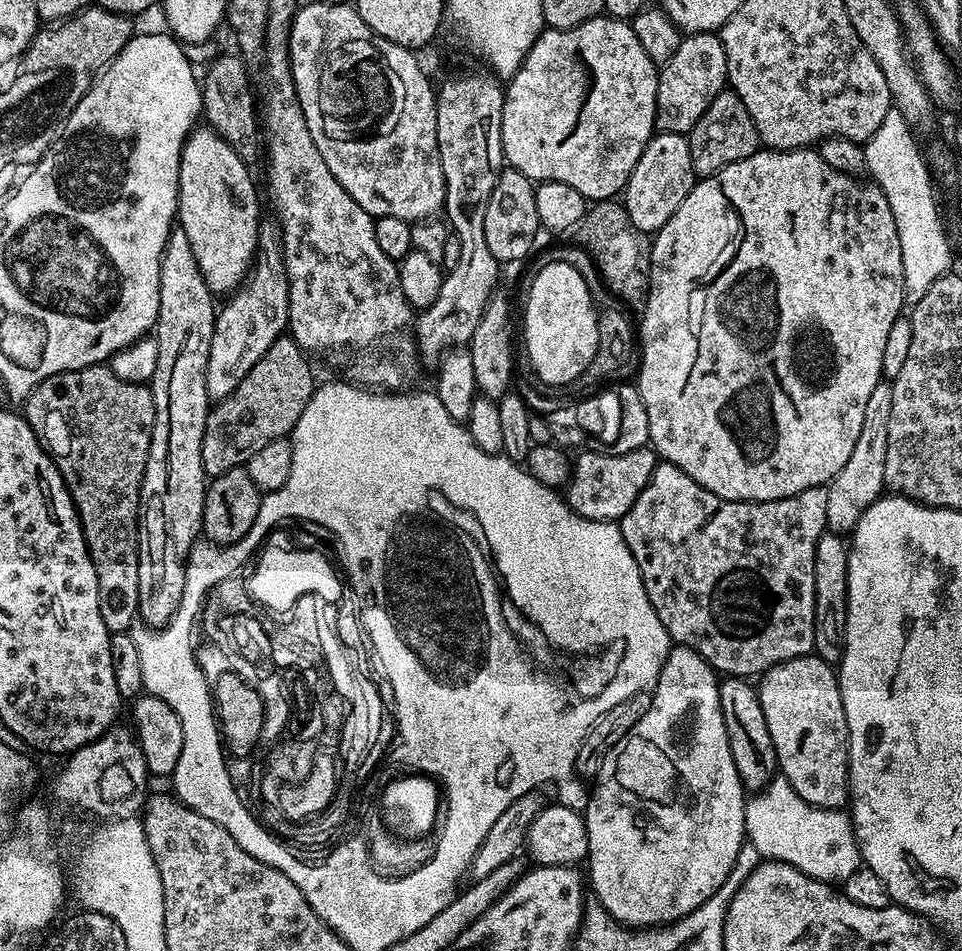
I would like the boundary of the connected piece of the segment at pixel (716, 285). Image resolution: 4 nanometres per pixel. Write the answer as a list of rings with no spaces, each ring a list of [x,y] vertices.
[[[793,148],[790,152],[761,150],[750,154],[750,158],[742,158],[738,162],[730,162],[730,166],[726,166],[716,173],[722,174],[722,186],[724,186],[726,194],[734,194],[734,198],[736,198],[736,230],[734,230],[728,246],[722,252],[722,254],[732,254],[732,258],[722,262],[722,268],[718,268],[720,274],[708,274],[708,226],[706,226],[704,248],[702,248],[702,226],[686,230],[688,238],[694,238],[694,242],[692,240],[682,240],[680,242],[680,244],[686,244],[686,248],[690,248],[690,250],[692,250],[692,244],[694,244],[694,264],[688,262],[686,266],[682,266],[682,262],[680,262],[681,266],[674,268],[676,262],[652,258],[652,285],[648,291],[648,304],[642,310],[644,321],[638,324],[638,340],[642,345],[642,355],[638,360],[638,377],[640,376],[638,387],[642,402],[646,406],[646,418],[650,422],[648,439],[651,447],[667,463],[678,466],[678,470],[682,470],[687,476],[694,478],[694,482],[698,482],[698,486],[710,490],[715,496],[720,497],[721,501],[781,500],[787,496],[798,494],[807,488],[818,488],[827,485],[836,477],[838,470],[842,470],[842,466],[846,466],[851,452],[861,443],[860,435],[864,432],[864,419],[868,416],[868,403],[871,402],[872,395],[876,392],[876,387],[882,384],[882,377],[884,375],[882,370],[882,353],[886,347],[886,338],[890,335],[890,326],[894,326],[894,322],[902,315],[906,308],[904,302],[904,279],[902,278],[902,246],[898,246],[898,226],[894,226],[894,214],[890,214],[890,206],[886,202],[882,189],[877,188],[875,183],[872,182],[859,184],[861,181],[857,177],[847,176],[845,172],[834,170],[834,166],[827,164],[821,158],[819,151],[812,148]]]

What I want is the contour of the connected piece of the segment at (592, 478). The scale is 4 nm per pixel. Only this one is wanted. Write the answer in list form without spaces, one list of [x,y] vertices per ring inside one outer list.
[[[645,446],[638,450],[630,450],[630,454],[614,454],[609,456],[607,451],[600,452],[584,452],[580,450],[575,453],[574,466],[576,469],[576,504],[574,500],[574,510],[579,513],[582,518],[587,520],[610,520],[619,521],[630,510],[630,506],[634,506],[634,502],[638,498],[638,494],[642,494],[642,490],[650,482],[650,478],[654,474],[658,463],[658,456],[651,447]]]

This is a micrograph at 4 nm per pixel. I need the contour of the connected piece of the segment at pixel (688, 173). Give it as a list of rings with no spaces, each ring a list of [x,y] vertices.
[[[657,131],[648,141],[646,150],[642,150],[642,158],[638,158],[638,166],[628,179],[628,185],[622,193],[624,209],[630,214],[630,222],[638,226],[640,232],[655,234],[682,206],[682,198],[690,194],[694,183],[692,159],[687,135],[678,132]]]

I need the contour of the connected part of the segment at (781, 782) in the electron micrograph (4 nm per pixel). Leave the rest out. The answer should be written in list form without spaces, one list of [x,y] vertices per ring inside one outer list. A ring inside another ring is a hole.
[[[783,778],[773,779],[772,783],[762,793],[753,795],[744,805],[744,831],[749,845],[753,844],[764,858],[776,857],[788,861],[796,868],[808,872],[820,880],[843,882],[862,866],[856,835],[847,811],[839,812],[839,807],[825,806],[799,796]]]

